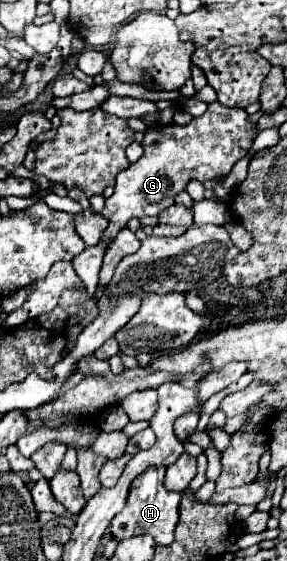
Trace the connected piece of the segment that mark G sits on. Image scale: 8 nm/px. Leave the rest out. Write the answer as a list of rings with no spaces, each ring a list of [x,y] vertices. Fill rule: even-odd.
[[[220,102],[208,104],[208,110],[188,126],[172,124],[164,134],[146,134],[142,140],[142,158],[118,174],[114,194],[106,198],[104,210],[100,212],[110,222],[100,242],[110,246],[116,234],[124,230],[132,218],[158,216],[174,204],[174,196],[182,192],[190,180],[204,182],[226,176],[232,166],[246,156],[254,136],[256,126],[248,122],[248,114],[242,108],[226,108]]]

